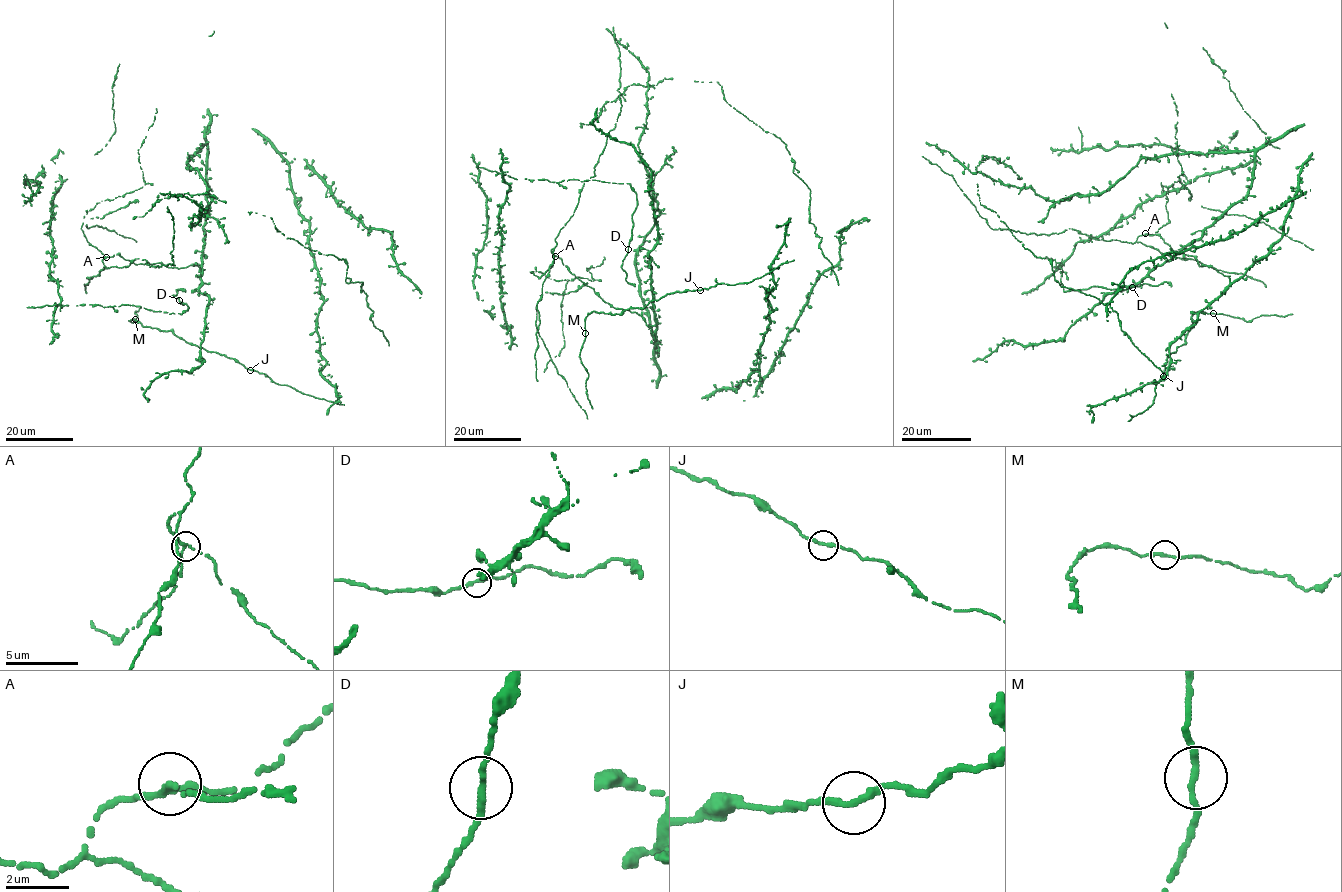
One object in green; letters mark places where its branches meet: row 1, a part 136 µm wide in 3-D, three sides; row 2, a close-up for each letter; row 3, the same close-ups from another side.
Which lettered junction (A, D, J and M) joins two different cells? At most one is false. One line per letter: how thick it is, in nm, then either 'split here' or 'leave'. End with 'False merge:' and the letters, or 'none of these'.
A: 240 nm | leave
D: 240 nm | leave
J: 240 nm | leave
M: 240 nm | leave
False merge: none of these

